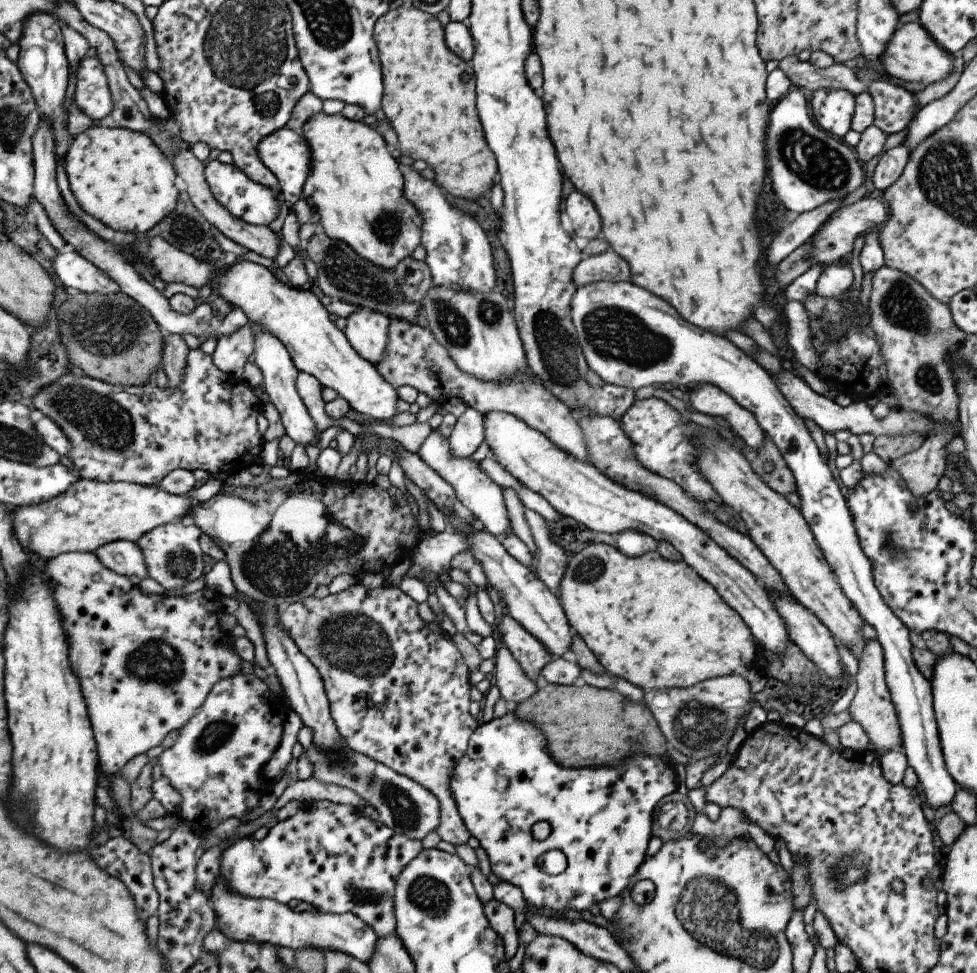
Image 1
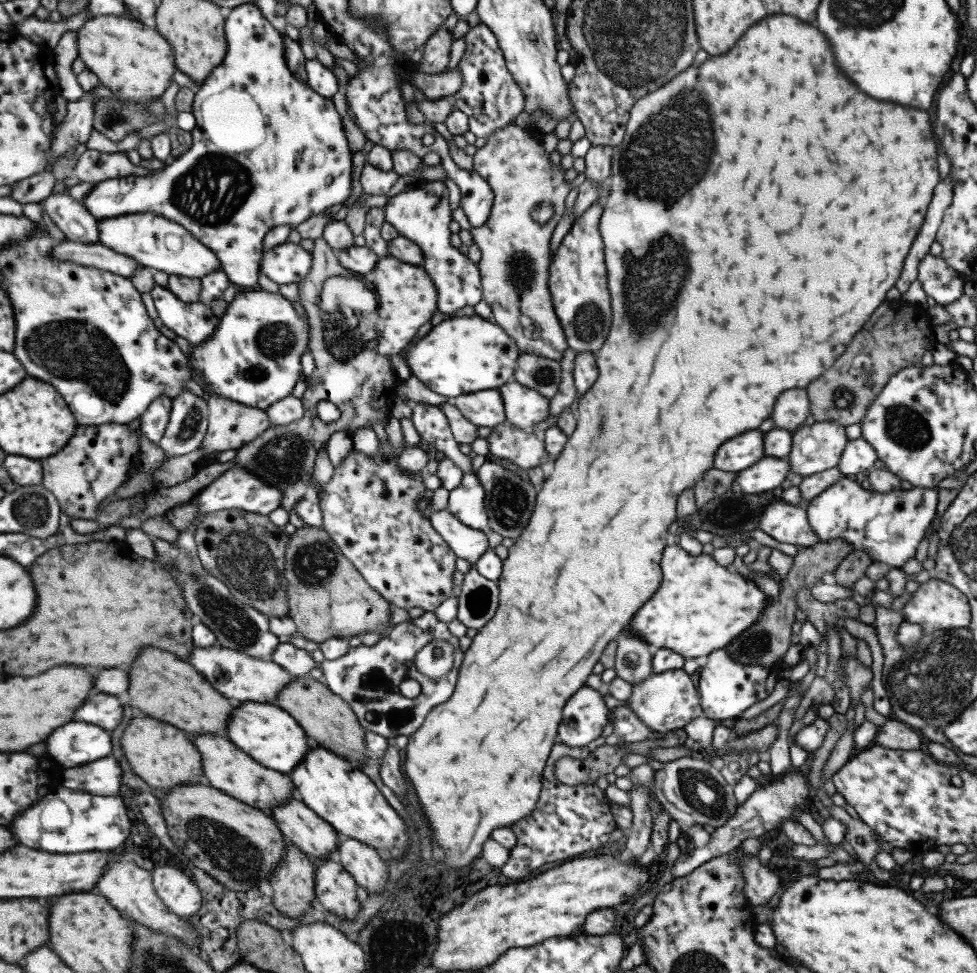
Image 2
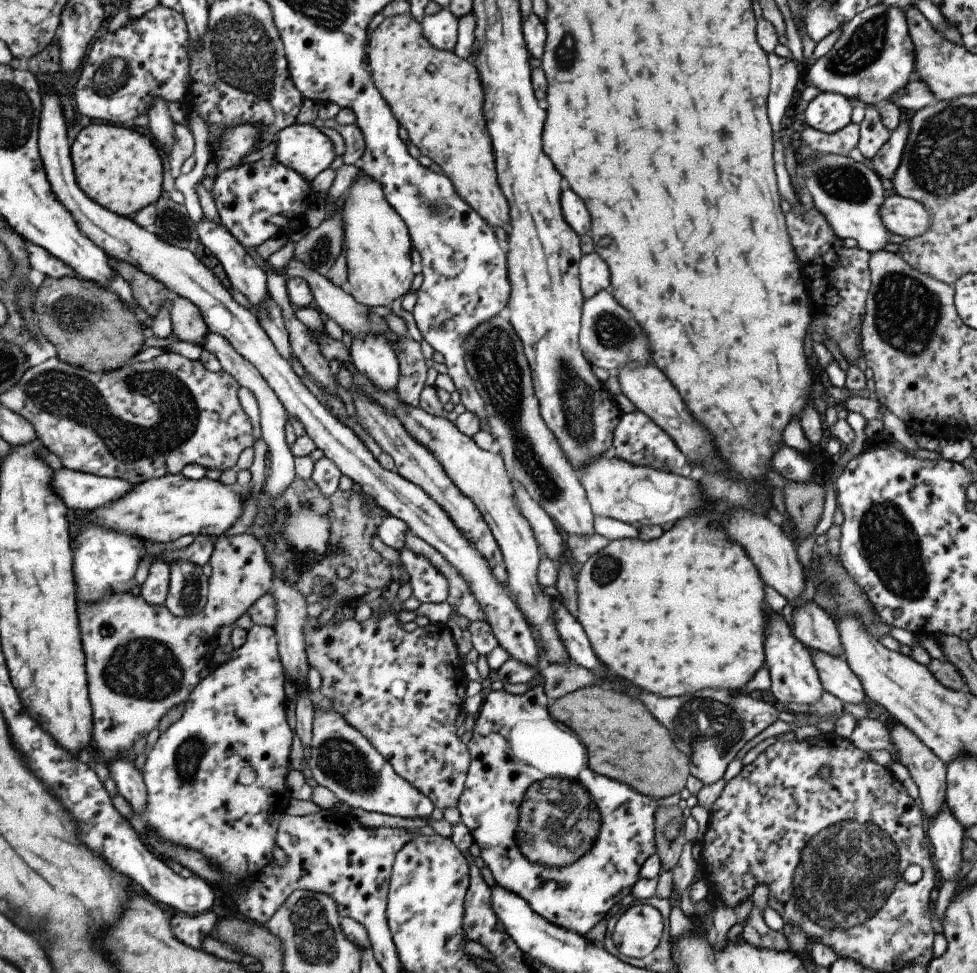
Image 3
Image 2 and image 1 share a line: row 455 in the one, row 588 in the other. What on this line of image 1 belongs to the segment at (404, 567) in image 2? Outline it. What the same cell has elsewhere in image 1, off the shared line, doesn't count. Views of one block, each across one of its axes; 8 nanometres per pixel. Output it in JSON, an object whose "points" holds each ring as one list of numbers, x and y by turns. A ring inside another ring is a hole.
{"points":[[357,581,352,586,337,594,330,594,322,599,309,596,293,602,284,608,277,608,279,610,278,624,280,624,280,628,284,628,284,632,288,632,292,636,292,640,298,646,300,652,303,652,304,656,308,657,308,660,314,664,314,668,320,673,328,698,332,720,334,720,334,724,336,724,336,728,347,746,354,750,354,752,369,756,372,760,376,760,376,762,392,768,394,772,407,776,409,779,420,784,420,786,424,786,424,788,430,790,440,800,440,826,438,826,436,832,440,835,441,840,453,846,462,846,462,844,468,842,471,834,460,816,458,807,455,805,454,800,452,800,450,778,452,778,452,772,454,772,456,764,466,754,470,737,481,723,470,714,471,672,464,663,462,654,460,654,451,637,446,633,432,632,432,630,428,629,428,626,424,626,423,620,418,615,418,605,418,602,412,600,412,597,408,596,401,588,398,588,398,585,389,586,388,584,383,584,382,586,378,586,378,588,366,588,364,584,360,584]]}

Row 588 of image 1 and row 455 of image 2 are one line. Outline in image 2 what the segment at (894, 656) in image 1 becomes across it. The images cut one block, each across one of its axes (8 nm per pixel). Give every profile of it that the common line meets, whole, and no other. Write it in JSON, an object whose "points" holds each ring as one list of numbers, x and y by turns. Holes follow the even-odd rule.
{"points":[[860,437,849,441,836,467,843,476,853,477,860,472,870,470,878,459,876,449,867,440]]}

